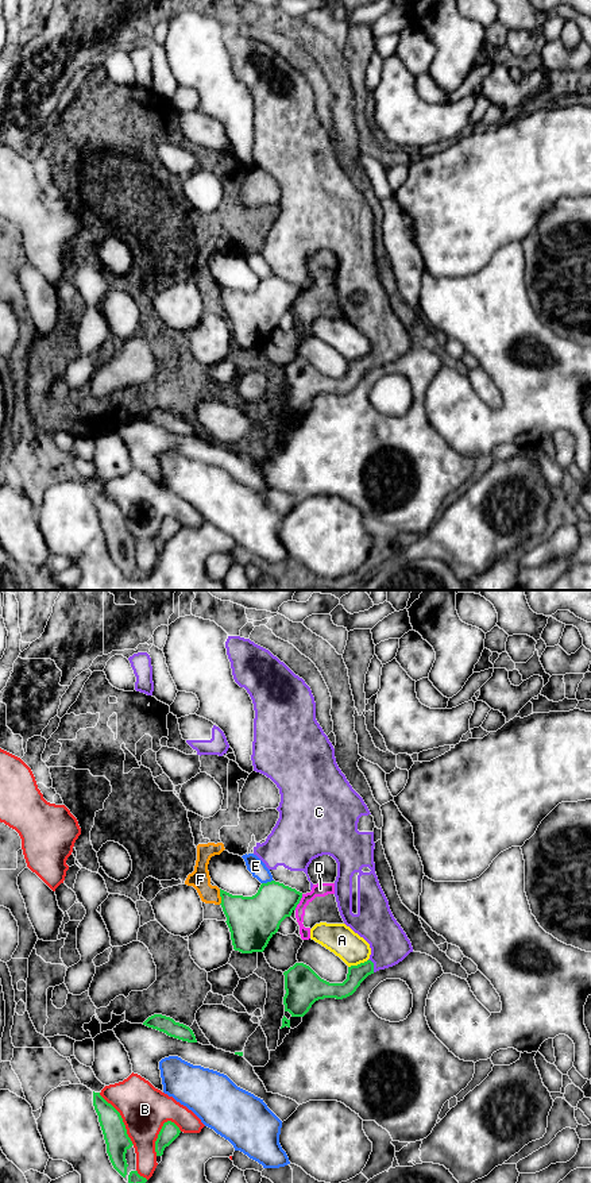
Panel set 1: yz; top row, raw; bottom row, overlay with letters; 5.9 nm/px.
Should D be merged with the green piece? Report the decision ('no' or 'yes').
no

